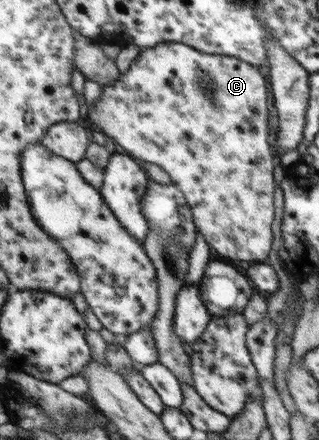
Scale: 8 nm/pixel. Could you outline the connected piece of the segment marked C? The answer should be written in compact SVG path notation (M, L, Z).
M159 43L153 48L144 48L137 55L137 58L129 66L129 70L120 72L118 80L113 84L102 86L103 96L101 100L89 110L89 118L97 124L102 133L114 139L114 141L125 149L125 152L134 157L138 162L160 166L170 177L171 183L183 190L192 214L195 217L196 229L199 230L202 238L218 254L226 258L237 258L237 260L262 260L265 262L269 252L273 252L273 192L275 192L275 176L273 176L273 154L269 146L269 90L267 82L261 76L256 66L247 64L233 56L223 56L217 53L204 53L193 48L192 45L181 43Z

